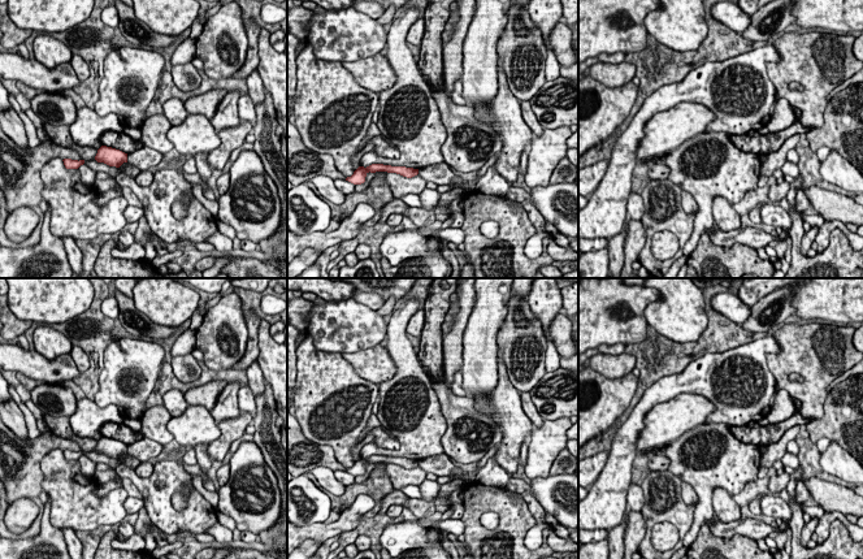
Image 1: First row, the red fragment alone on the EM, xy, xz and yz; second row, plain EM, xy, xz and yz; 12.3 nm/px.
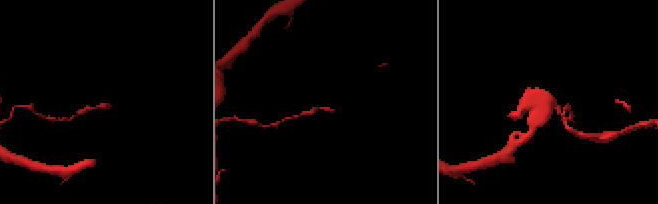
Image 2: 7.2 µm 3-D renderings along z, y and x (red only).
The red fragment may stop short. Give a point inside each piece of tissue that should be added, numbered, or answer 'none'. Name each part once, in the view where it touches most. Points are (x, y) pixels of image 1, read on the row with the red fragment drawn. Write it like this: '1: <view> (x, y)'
none

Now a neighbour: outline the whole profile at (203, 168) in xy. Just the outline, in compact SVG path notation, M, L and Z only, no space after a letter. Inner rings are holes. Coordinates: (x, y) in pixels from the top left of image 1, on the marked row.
M196 153L194 156L194 159L195 159L195 165L196 165L196 170L198 170L199 176L203 179L207 179L212 176L212 168L208 164L207 159L203 157L204 155L205 153Z

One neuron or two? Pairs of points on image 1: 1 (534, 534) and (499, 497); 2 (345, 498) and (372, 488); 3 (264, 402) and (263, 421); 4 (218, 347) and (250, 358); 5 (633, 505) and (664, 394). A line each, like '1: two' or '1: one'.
1: two
2: one
3: one
4: two
5: two

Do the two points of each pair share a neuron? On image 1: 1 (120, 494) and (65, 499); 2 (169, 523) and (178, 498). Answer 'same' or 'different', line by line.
1: same
2: different

